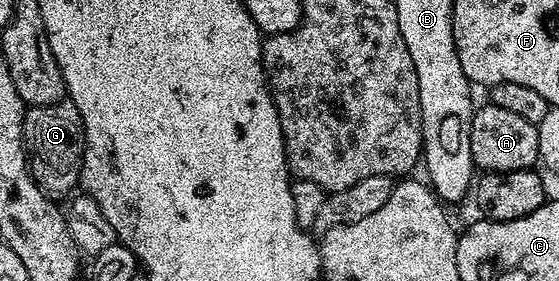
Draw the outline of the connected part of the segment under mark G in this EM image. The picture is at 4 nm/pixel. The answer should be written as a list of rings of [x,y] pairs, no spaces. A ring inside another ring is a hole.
[[[65,99],[49,105],[31,106],[24,115],[24,147],[30,154],[32,178],[40,184],[45,195],[53,199],[67,198],[73,192],[71,189],[80,185],[80,172],[84,166],[84,124],[72,101]]]

